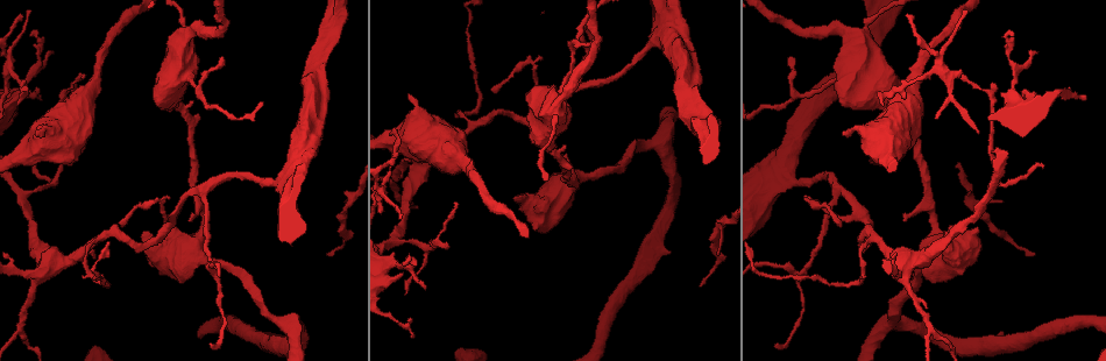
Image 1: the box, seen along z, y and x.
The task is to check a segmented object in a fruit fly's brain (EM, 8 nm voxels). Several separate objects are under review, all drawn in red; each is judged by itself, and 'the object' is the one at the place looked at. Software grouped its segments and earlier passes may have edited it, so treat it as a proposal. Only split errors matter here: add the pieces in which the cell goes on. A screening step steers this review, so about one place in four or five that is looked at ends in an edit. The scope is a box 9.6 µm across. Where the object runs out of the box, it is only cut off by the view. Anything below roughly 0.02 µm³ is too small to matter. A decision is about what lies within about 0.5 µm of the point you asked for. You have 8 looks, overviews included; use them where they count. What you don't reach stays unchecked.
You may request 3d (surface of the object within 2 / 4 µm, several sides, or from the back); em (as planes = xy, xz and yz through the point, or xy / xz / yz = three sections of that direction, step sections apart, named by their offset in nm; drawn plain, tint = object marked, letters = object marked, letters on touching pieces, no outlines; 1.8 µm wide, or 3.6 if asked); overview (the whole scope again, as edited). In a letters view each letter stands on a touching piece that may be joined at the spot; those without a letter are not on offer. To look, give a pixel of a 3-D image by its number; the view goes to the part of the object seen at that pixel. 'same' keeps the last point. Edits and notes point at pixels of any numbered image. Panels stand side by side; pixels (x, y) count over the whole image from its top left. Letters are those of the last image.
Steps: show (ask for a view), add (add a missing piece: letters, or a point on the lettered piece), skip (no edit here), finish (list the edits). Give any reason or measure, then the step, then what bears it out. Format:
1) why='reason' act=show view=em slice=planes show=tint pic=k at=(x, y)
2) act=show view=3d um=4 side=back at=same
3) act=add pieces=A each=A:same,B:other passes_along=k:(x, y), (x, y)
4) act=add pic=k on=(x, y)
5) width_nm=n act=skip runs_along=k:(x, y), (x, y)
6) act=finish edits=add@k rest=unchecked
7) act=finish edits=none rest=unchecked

why='thin end' act=show view=3d um=2 pic=1 at=(495, 90)

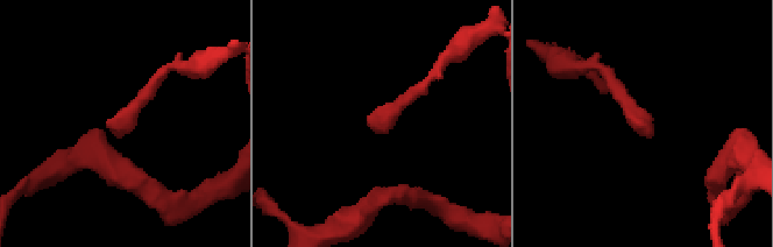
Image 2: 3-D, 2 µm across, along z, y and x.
why='shape alone is not enough' act=show view=em slice=xz step=8 show=tint pic=2 at=(651, 136)

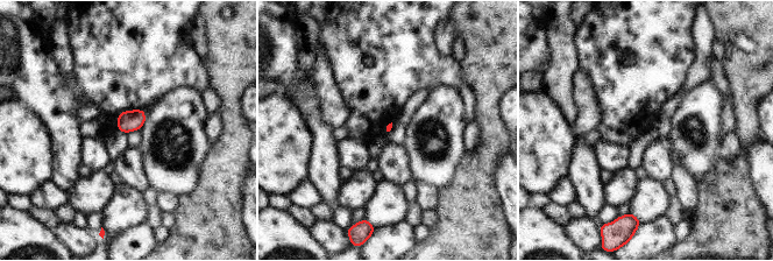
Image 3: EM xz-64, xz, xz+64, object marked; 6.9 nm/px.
why='another direction' act=show view=em slice=planes show=letters at=same

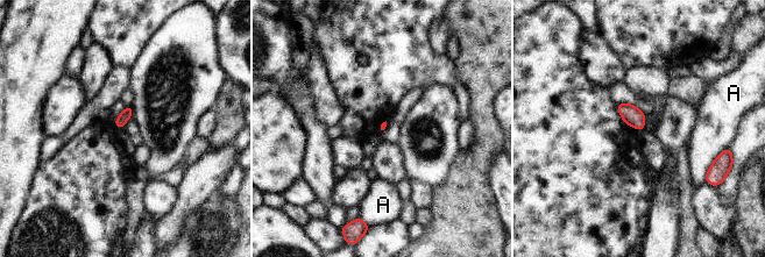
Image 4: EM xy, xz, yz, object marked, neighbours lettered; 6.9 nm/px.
act=skip each=A:other border=4:(721, 151), (713, 161), (703, 180) found='no lettered piece goes on from it'

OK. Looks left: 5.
why='free end' act=show view=em slice=planes show=letters pic=1 at=(903, 221)

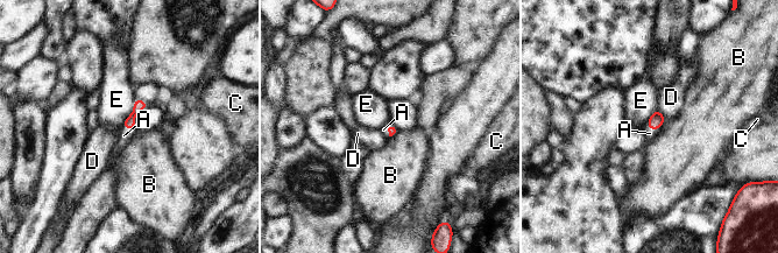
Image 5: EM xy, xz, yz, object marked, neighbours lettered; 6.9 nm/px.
longest_contact=E:220nm act=add pieces=A each=A:same,B:other,C:other,D:other,E:other found='the cell continues'

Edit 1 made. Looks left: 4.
why='see it whole again' act=show view=overview

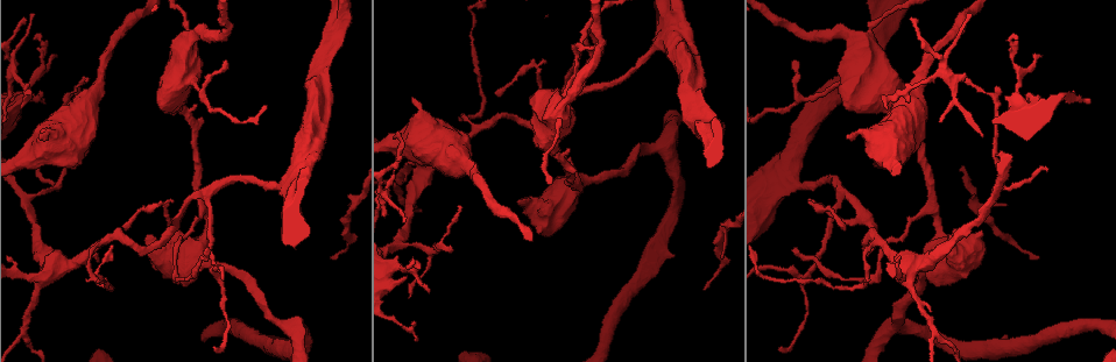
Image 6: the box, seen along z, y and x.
why='branch stops here' act=show view=3d um=2 side=back pic=6 at=(770, 163)

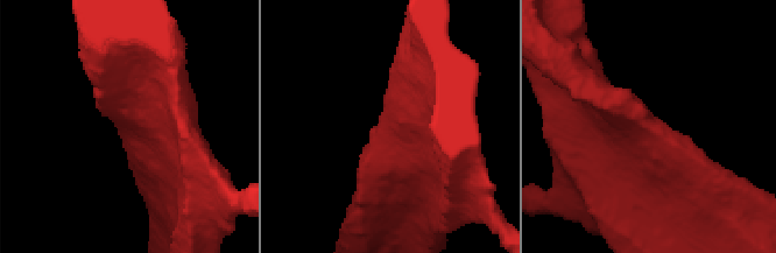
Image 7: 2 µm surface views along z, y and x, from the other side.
why='shape alone is not enough' act=show view=em slice=planes show=letters pic=7 at=(655, 128)

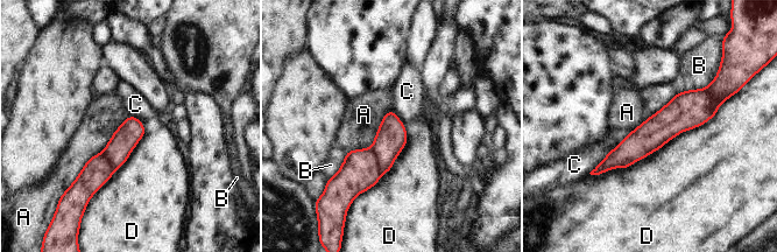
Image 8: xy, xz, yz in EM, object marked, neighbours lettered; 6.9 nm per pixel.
width_nm=180 act=skip each=A:other,B:other,C:other,D:other runs_along=8:(712, 93), (597, 170) found='none of them fits'

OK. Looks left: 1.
act=finish edits=add@5 rest=unchecked

